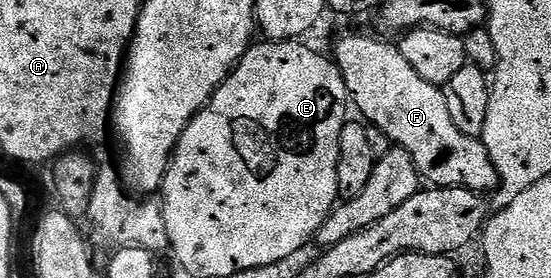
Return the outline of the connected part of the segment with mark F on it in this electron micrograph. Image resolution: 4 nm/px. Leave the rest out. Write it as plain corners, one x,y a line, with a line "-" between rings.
350,33
347,37
339,39
334,53
333,56
336,58
336,64
342,73
353,108
355,105
363,113
361,116
369,124
380,127
380,131
384,131
384,135
388,135
388,139
397,148
409,151
419,174
425,180
427,177
430,180
427,182
431,186
444,189
464,187
473,193
483,195
497,190
498,172
481,140
477,137
464,135
460,131
460,127
456,127
456,123
452,123
452,115
448,115
445,92
439,86
420,79
420,75
416,75
416,71
412,71
412,63
408,63
408,59
404,59
401,48
397,44
389,45
386,41
365,37
362,33

